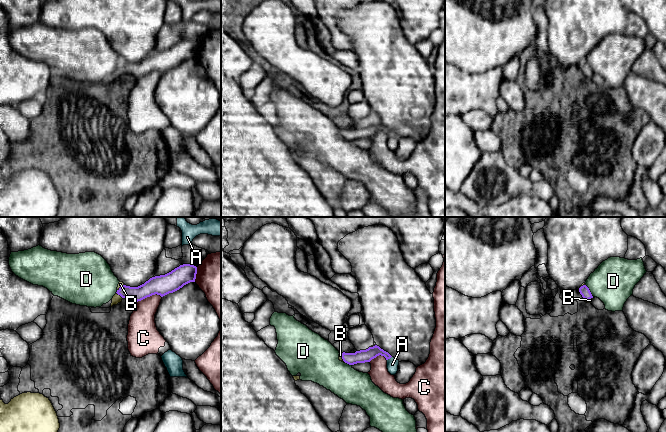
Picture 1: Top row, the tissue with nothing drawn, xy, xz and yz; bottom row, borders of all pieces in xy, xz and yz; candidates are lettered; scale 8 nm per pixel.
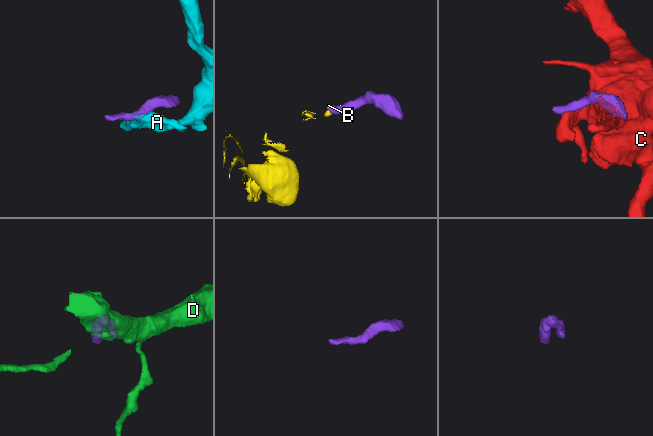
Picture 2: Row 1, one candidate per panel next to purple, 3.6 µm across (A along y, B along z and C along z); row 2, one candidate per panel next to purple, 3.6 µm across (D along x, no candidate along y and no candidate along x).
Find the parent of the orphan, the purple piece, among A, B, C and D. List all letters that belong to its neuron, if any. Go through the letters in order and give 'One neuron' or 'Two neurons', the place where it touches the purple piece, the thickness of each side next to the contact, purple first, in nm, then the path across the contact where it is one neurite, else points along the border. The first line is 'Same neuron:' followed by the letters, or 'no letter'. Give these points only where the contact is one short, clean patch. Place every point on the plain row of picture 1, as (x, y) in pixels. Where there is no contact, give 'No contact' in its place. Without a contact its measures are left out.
Same neuron: B
A: Two neurons. Touches purple at xz (389, 134). Thickness 110 nm (purple) against 100 nm. Boundary: xz (391, 132), (387, 136)
B: One neuron. Touches purple at xy (119, 70). Thickness 120 nm (purple) against 70 nm. Path across: xy (149, 64), (141, 68), (119, 70), (116, 75)
C: Two neurons. Touches purple at xy (149, 72). Thickness 160 nm (purple) against 220 nm
D: Two neurons. Touches purple at yz (589, 67). Thickness 80 nm (purple) against 340 nm. Boundary: yz (585, 61), (593, 72)

